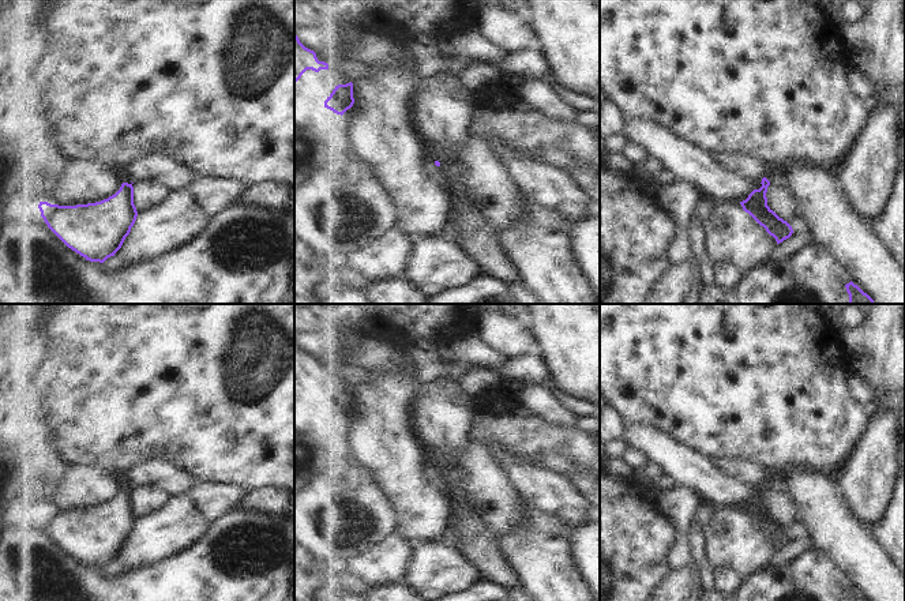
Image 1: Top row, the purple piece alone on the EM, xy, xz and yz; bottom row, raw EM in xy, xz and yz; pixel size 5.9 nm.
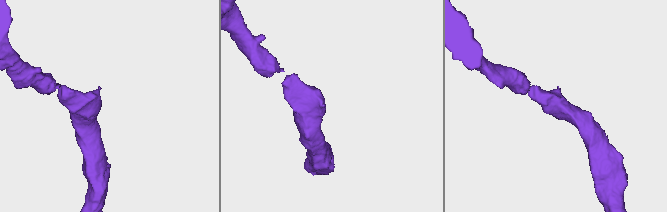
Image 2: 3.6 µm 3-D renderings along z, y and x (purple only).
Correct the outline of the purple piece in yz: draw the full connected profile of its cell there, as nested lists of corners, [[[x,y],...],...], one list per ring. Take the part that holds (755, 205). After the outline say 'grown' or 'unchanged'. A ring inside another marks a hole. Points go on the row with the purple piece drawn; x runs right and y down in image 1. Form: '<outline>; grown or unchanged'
[[[763,177],[761,184],[762,187],[754,189],[740,204],[780,244],[792,236],[793,229],[767,206],[766,192],[770,181]]]; unchanged

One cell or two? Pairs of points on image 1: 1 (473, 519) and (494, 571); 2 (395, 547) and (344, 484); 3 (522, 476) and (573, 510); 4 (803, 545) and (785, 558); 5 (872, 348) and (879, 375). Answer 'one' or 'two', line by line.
1: one
2: two
3: one
4: one
5: one

